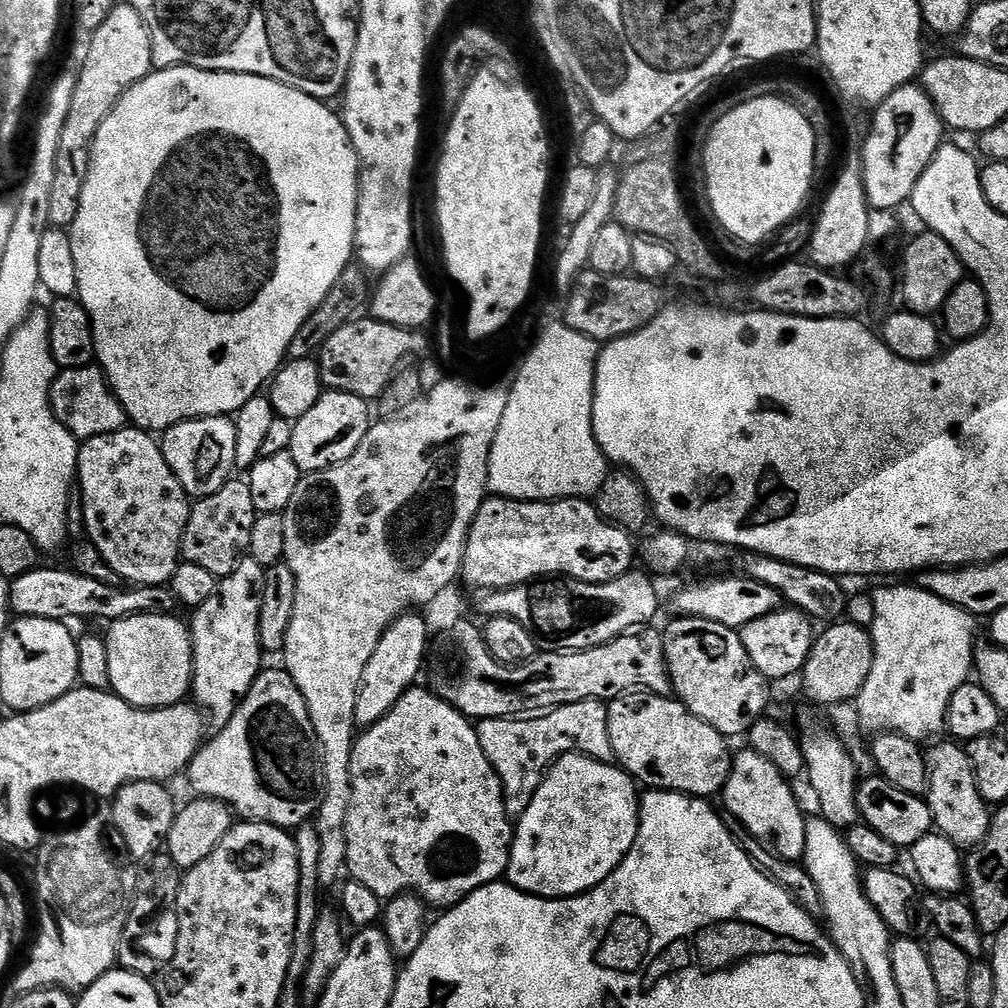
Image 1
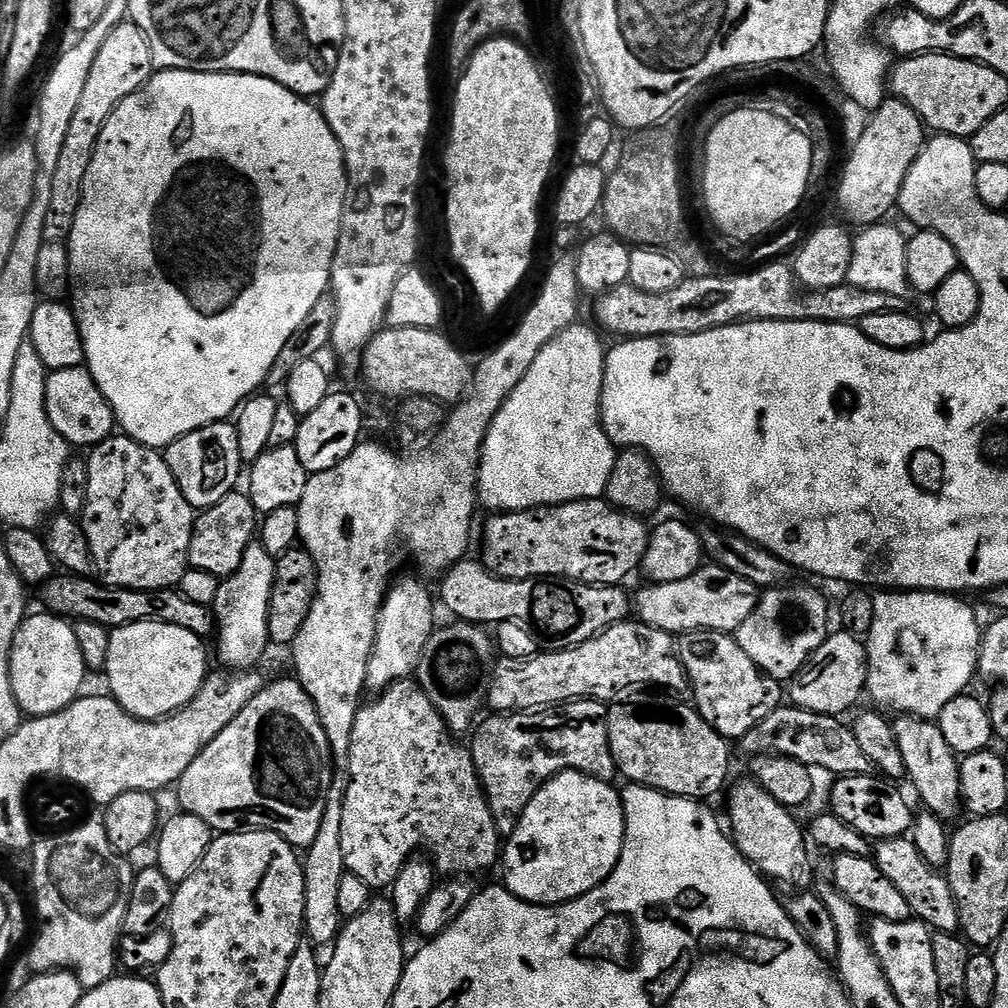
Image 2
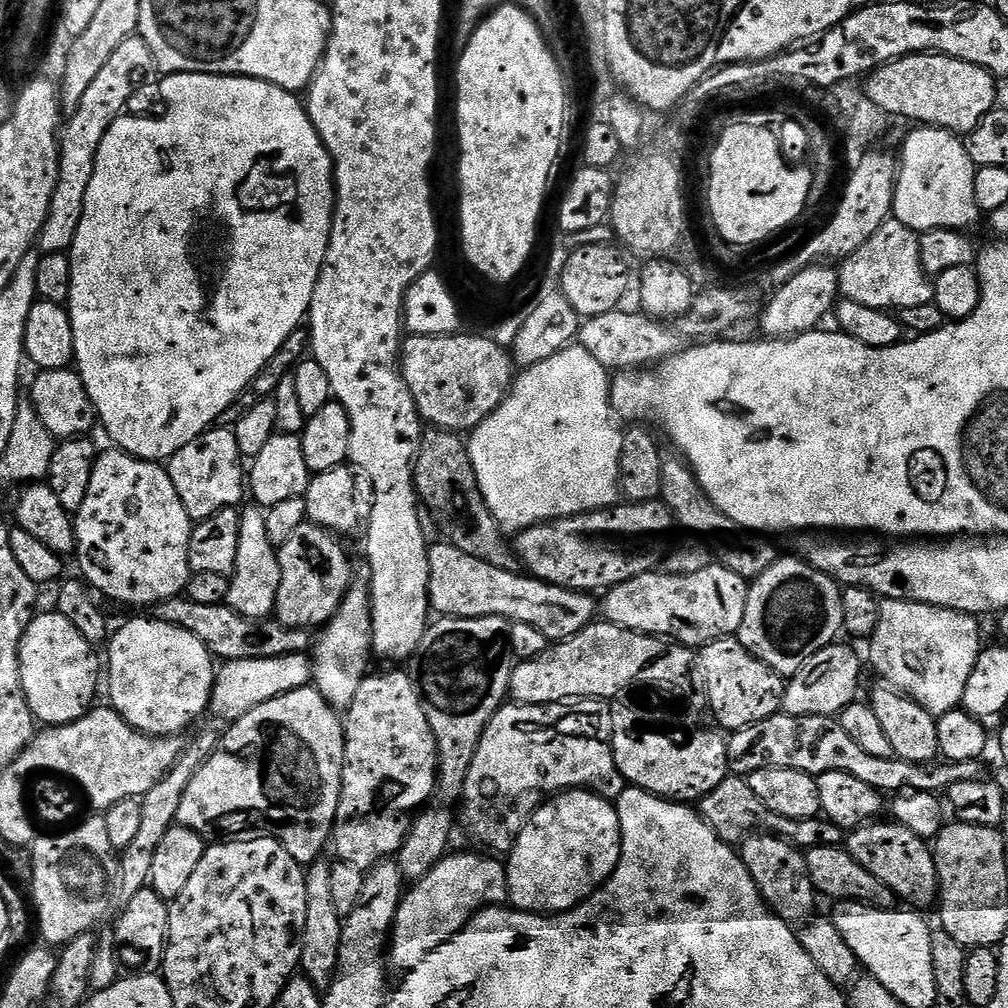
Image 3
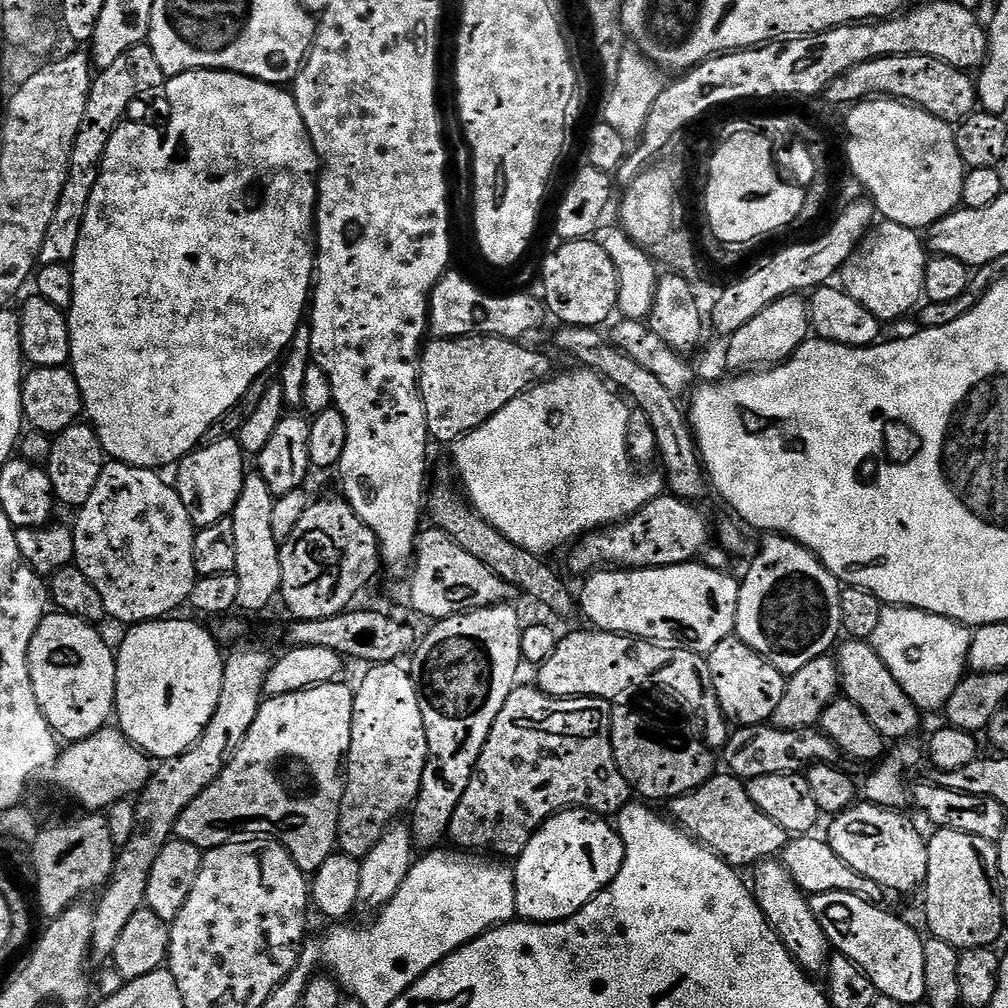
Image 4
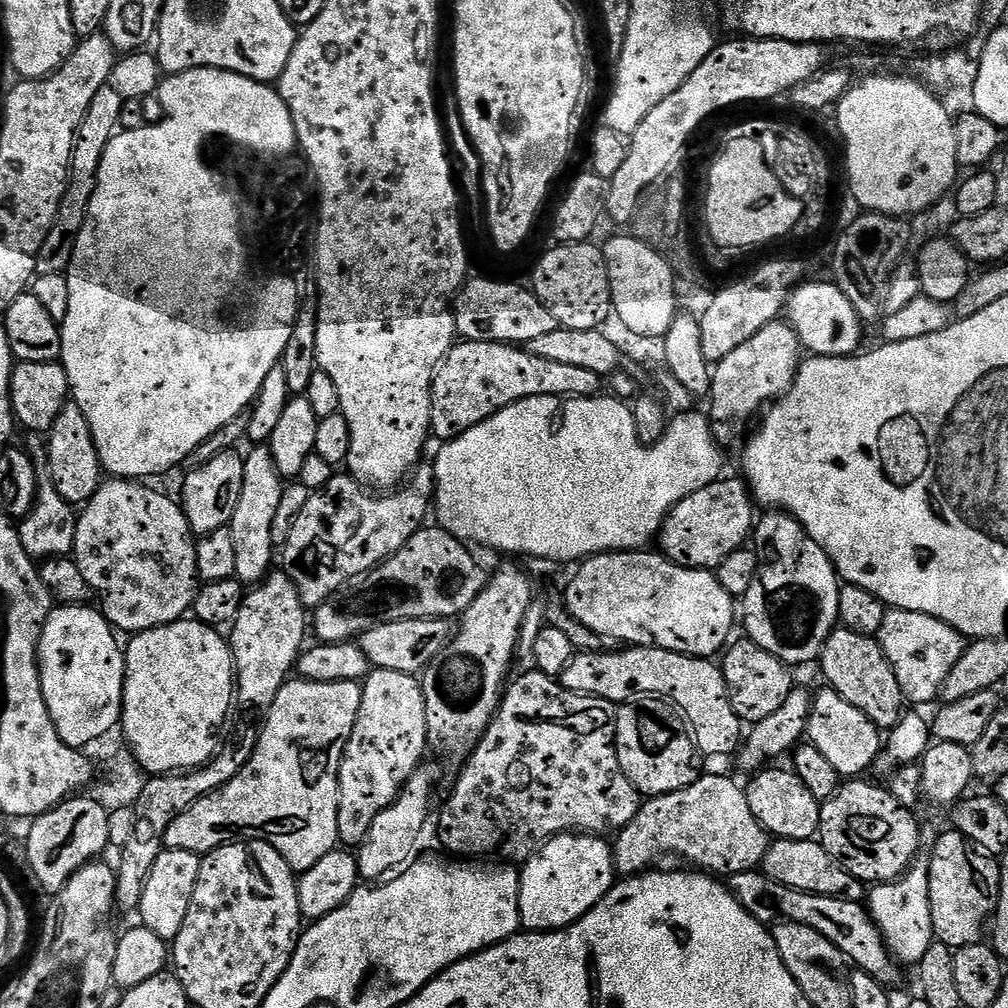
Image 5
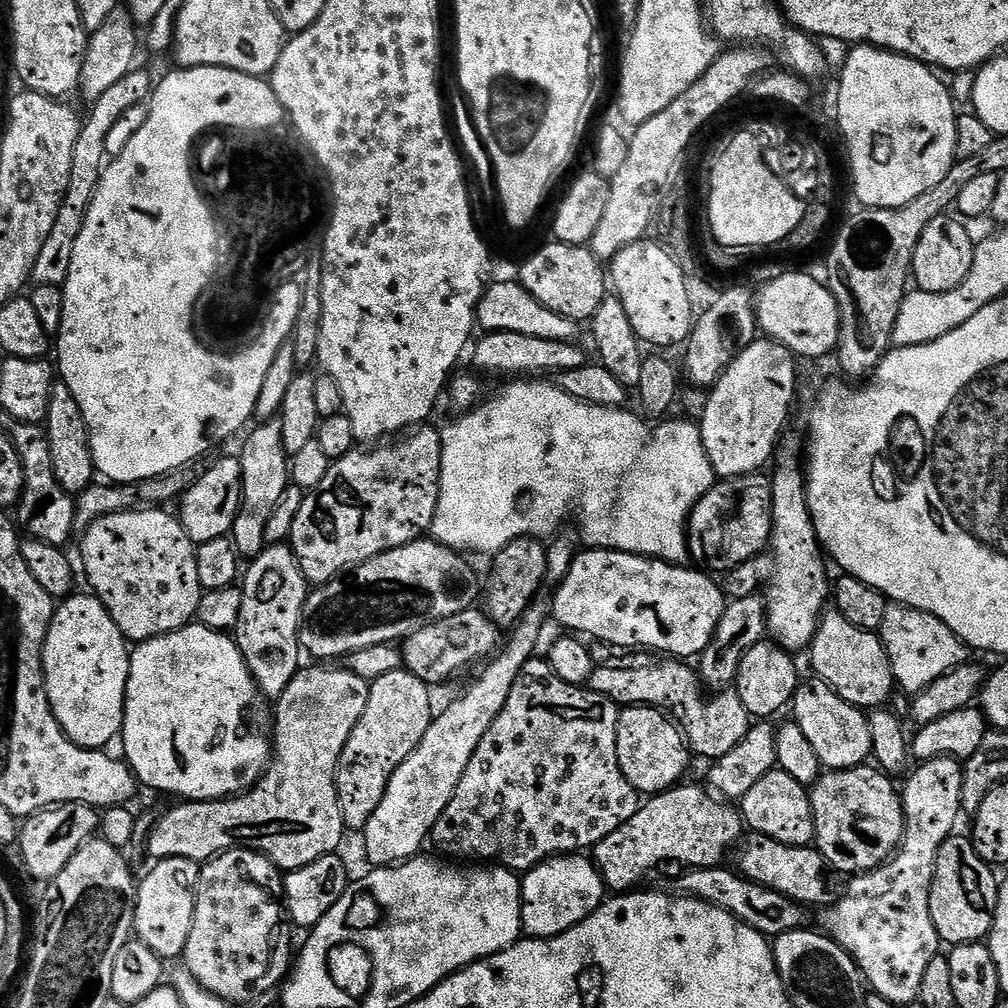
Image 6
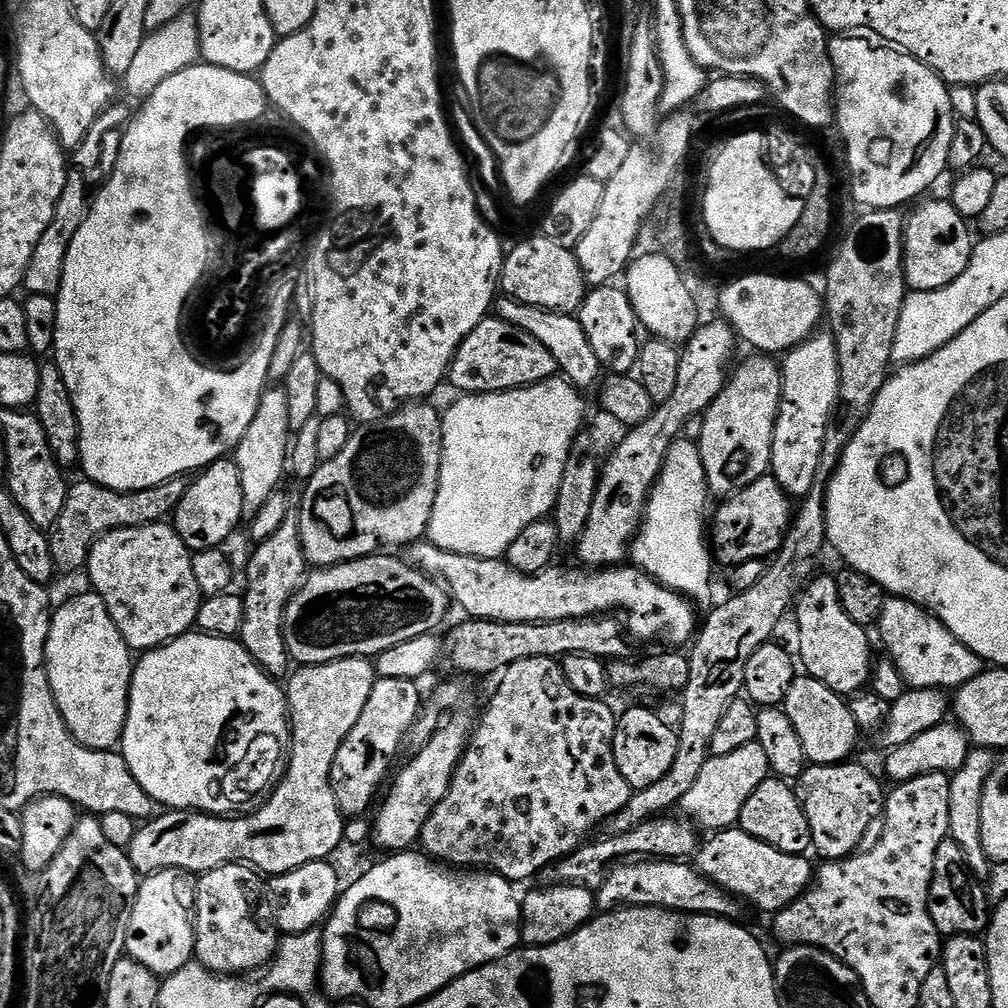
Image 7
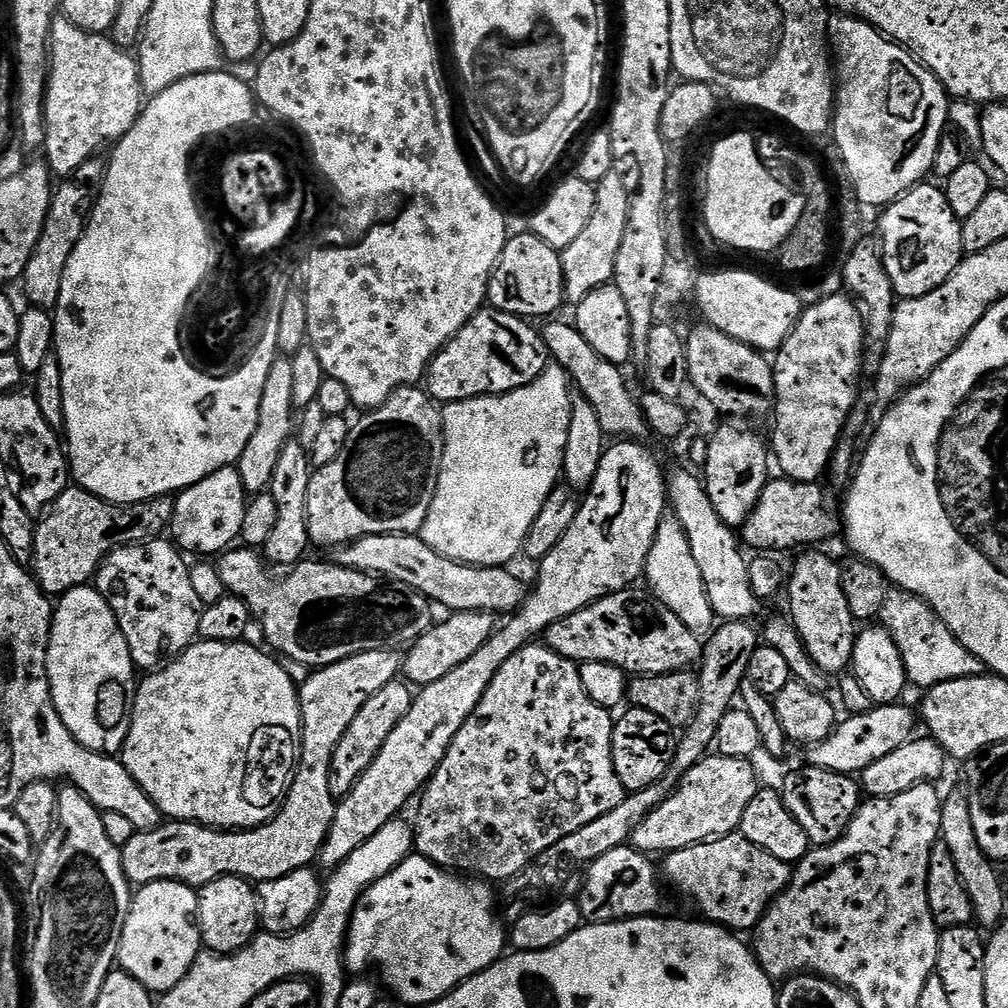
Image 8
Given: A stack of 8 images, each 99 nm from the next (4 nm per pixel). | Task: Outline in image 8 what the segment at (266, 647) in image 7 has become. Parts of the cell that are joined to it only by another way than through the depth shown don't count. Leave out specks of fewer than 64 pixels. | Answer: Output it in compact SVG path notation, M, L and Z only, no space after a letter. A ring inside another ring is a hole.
M299 439L288 440L286 446L282 446L282 454L278 457L270 489L274 502L278 505L278 519L275 520L274 530L270 533L270 538L266 538L262 549L263 559L273 565L295 566L305 559L307 552L304 551L310 548L308 495L313 471L314 465L309 449L303 448Z

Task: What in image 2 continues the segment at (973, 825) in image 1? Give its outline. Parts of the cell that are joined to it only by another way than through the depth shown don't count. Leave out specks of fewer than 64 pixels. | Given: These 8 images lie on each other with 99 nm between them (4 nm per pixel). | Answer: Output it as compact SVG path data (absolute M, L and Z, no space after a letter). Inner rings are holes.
M897 715L891 721L892 734L902 752L902 762L907 779L912 779L916 792L925 809L941 818L949 818L961 807L960 760L956 752L946 746L939 723L922 720L918 716Z

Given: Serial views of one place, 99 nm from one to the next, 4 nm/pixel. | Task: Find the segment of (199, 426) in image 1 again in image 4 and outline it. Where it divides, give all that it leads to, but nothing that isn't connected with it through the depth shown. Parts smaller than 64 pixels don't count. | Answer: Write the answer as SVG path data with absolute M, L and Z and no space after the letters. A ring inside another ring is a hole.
M225 438L197 446L179 461L175 469L177 472L174 487L182 498L182 506L186 506L186 514L190 514L193 525L205 528L231 517L234 506L242 494L246 475L244 460L246 461L246 453L240 447L239 439Z

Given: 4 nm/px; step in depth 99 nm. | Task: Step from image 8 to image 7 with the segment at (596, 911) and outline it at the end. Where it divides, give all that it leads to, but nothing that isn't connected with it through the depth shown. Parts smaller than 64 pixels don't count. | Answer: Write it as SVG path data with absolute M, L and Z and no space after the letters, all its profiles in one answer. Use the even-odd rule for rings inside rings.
M640 858L635 862L617 863L605 875L600 888L595 889L594 904L601 913L618 912L622 908L665 908L691 916L725 918L739 917L736 915L742 909L741 901L702 875L691 863L663 858Z

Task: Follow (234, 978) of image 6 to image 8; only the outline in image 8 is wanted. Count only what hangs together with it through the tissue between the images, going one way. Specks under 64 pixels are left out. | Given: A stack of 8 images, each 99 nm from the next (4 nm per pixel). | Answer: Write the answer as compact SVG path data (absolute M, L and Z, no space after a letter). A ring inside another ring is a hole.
M223 876L205 884L198 892L196 923L203 947L209 952L227 954L241 952L261 931L260 897L253 881L240 876Z

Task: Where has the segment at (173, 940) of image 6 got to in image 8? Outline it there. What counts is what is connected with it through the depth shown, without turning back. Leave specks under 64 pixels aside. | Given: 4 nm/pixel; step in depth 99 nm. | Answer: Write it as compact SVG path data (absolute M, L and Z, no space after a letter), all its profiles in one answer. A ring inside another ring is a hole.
M159 880L143 885L132 897L130 914L122 930L119 967L138 978L153 994L163 994L178 986L202 951L197 914L198 892L189 884Z

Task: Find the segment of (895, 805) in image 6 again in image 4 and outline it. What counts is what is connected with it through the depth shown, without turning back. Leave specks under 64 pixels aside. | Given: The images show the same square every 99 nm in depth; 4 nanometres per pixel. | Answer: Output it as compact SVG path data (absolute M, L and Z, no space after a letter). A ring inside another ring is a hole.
M857 802L831 817L826 839L834 854L838 854L850 870L858 870L858 874L870 878L870 882L878 882L880 888L889 893L912 892L915 888L917 891L923 889L930 866L928 841L925 833L920 833L911 818L904 815L903 811Z

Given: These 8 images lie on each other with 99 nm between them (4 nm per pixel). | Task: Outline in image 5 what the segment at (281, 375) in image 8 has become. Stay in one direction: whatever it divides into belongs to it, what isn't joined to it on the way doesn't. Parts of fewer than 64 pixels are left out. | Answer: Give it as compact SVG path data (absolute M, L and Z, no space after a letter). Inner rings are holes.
M256 446L251 450L252 453L244 456L242 494L238 498L238 506L234 510L230 525L234 534L235 579L245 586L259 584L273 567L274 514L278 511L278 502L282 502L282 494L286 487L285 481L274 466L274 458L270 449L267 446Z

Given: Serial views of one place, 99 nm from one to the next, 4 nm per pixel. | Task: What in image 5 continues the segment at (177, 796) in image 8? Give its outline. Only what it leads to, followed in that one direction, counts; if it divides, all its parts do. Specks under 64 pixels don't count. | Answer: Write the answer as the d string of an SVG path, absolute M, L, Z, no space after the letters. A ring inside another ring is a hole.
M195 618L176 620L173 624L167 624L161 628L151 628L145 632L137 632L126 644L124 657L124 711L122 713L122 725L124 727L127 746L132 749L137 762L148 774L171 774L173 772L187 772L194 768L200 768L208 763L218 751L218 744L212 741L212 735L224 724L224 719L234 708L234 673L232 671L232 650L227 639L219 636L217 629L210 624L202 624Z

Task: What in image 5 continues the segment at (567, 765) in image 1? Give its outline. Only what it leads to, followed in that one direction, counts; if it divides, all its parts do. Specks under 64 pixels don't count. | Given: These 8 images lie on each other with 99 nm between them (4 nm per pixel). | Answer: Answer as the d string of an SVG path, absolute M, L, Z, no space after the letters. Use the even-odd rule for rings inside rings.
M574 832L553 836L523 865L520 874L521 925L528 930L566 928L582 919L610 891L613 883L612 846L607 839Z

